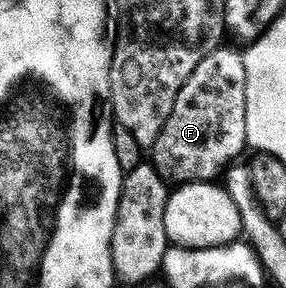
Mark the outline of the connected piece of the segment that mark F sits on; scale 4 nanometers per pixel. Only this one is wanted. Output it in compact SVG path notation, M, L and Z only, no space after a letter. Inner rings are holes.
M222 44L210 51L197 64L193 74L186 79L177 92L169 118L162 127L150 151L150 159L154 168L161 174L164 181L173 186L185 183L207 182L220 172L246 149L245 134L245 64L242 51L229 44Z

